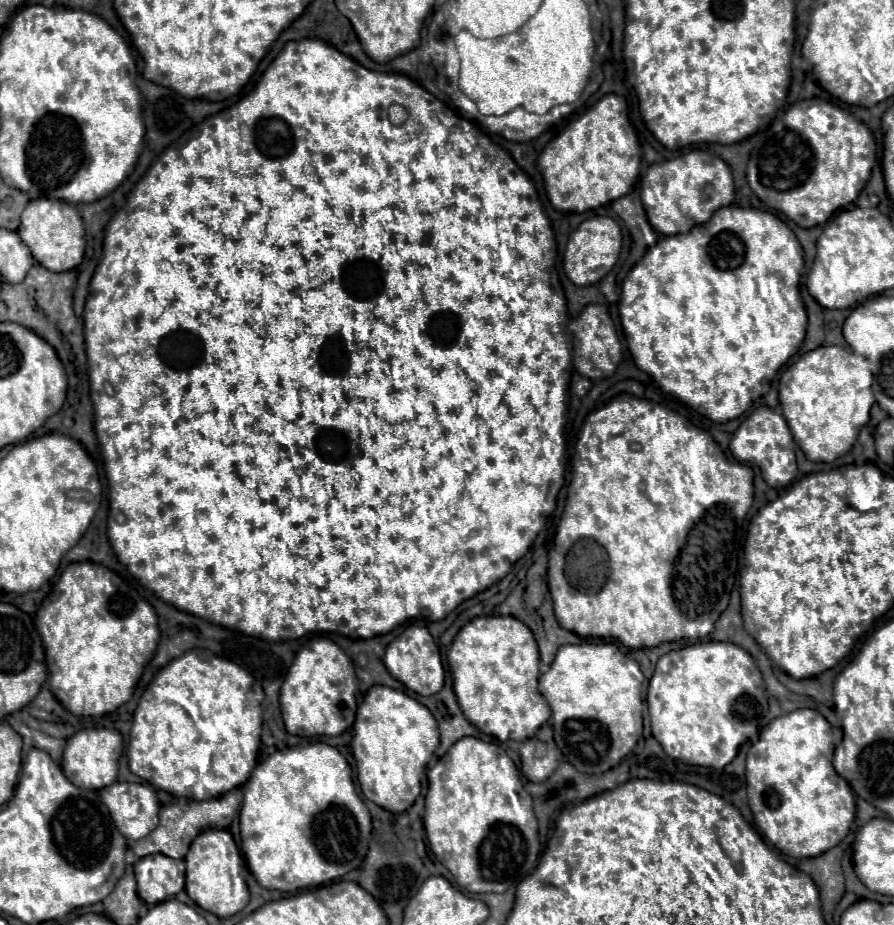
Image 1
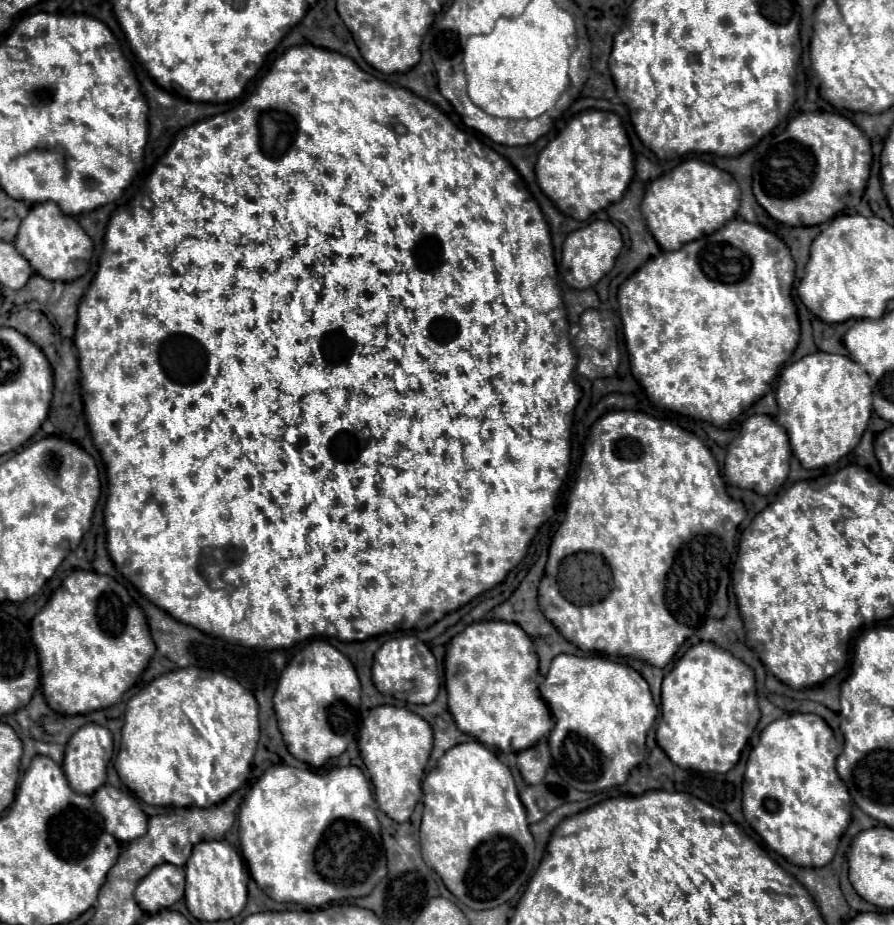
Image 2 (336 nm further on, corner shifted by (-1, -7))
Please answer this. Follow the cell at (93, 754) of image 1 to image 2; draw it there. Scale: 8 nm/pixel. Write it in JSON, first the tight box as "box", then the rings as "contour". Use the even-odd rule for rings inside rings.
{"box":[63,723,113,795],"contour":[[[87,723],[77,733],[69,739],[67,749],[65,749],[65,761],[63,761],[63,771],[67,775],[67,781],[75,793],[83,795],[93,795],[107,779],[107,763],[113,755],[113,737],[111,731],[97,725],[97,723]]]}

